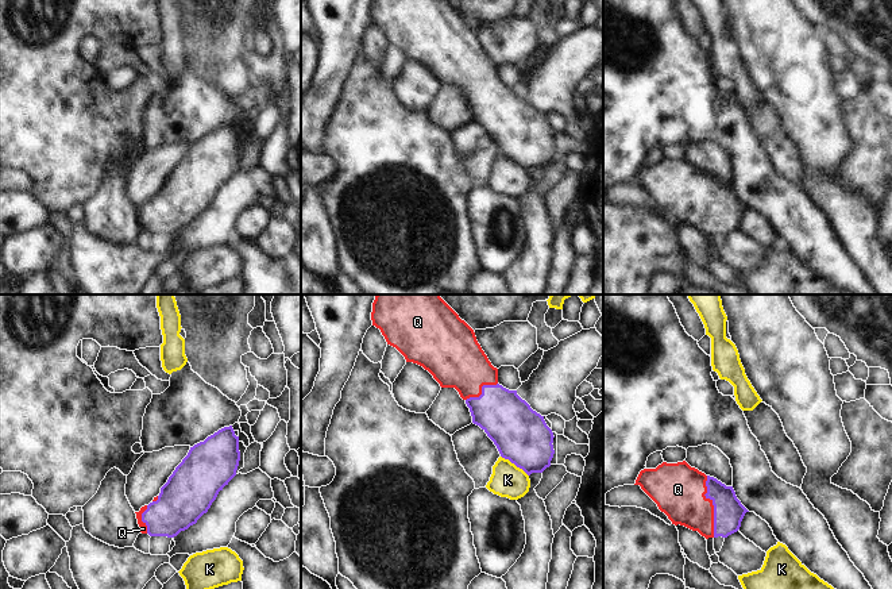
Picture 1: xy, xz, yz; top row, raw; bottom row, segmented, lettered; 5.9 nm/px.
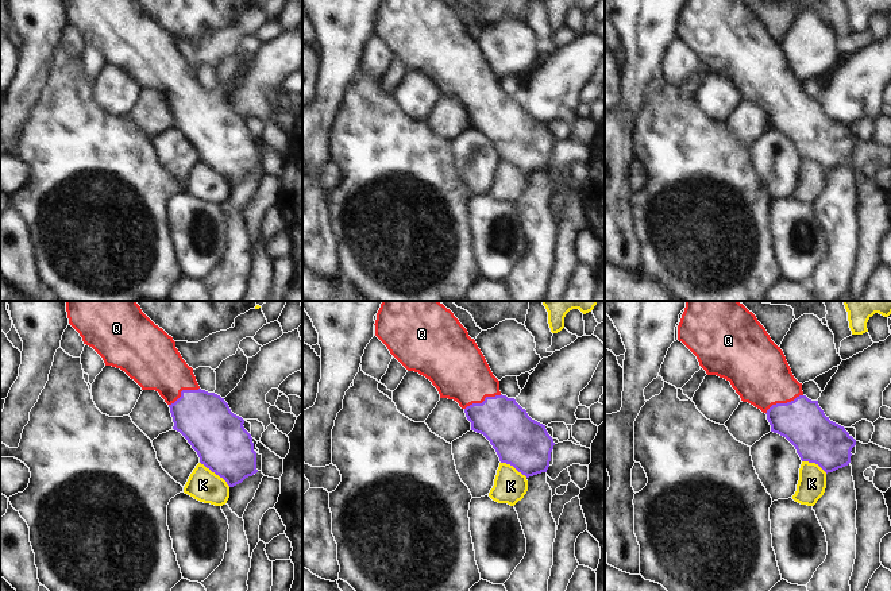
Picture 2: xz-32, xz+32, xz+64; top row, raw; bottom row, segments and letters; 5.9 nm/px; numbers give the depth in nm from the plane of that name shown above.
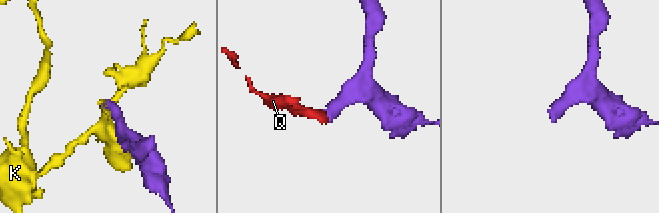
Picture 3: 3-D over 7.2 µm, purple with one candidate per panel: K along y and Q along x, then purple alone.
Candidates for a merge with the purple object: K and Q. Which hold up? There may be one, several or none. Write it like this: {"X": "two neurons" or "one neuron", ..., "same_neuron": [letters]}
{"K": "two neurons", "Q": "one neuron", "same_neuron": ["Q"]}

